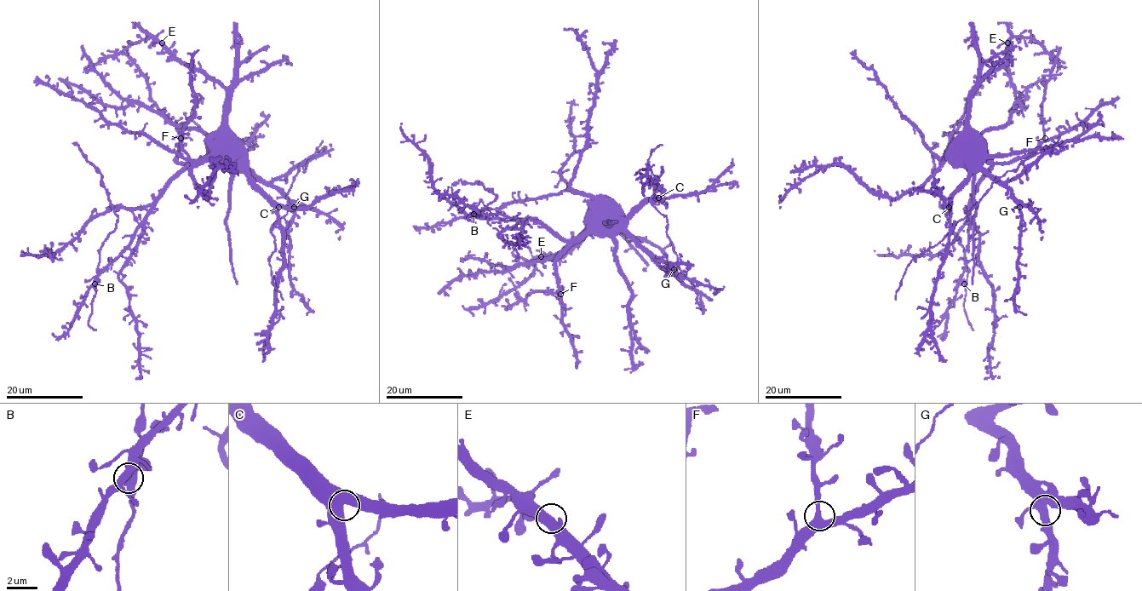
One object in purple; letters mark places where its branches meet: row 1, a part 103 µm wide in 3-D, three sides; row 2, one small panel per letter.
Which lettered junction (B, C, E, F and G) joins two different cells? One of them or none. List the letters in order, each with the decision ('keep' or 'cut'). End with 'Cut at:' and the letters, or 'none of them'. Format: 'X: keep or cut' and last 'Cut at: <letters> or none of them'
B: cut
C: keep
E: keep
F: keep
G: keep
Cut at: B

